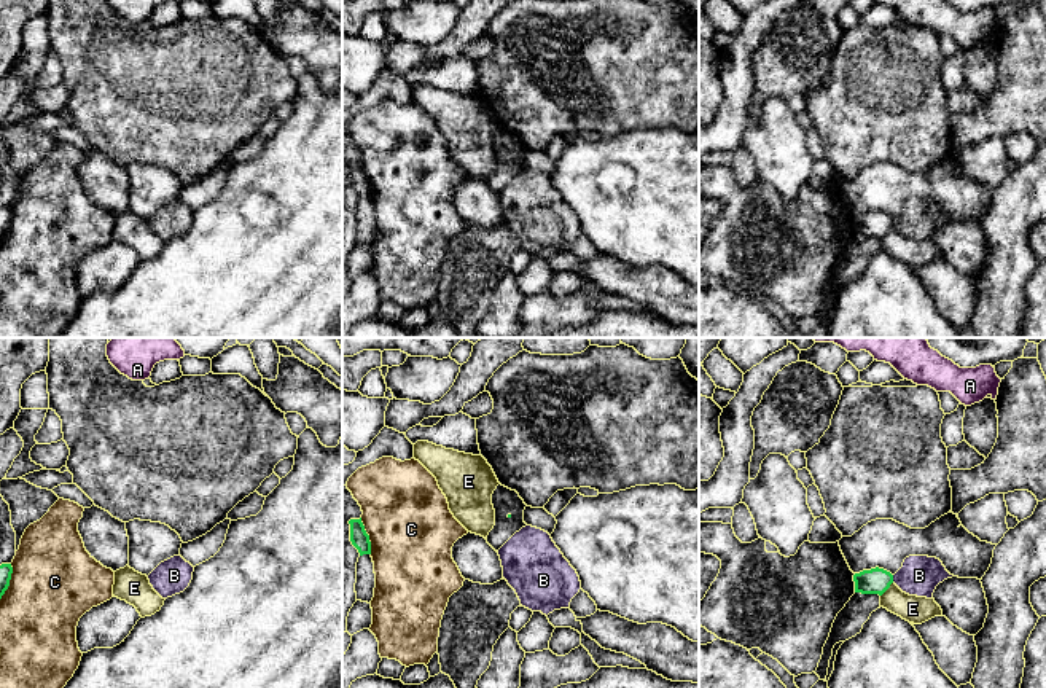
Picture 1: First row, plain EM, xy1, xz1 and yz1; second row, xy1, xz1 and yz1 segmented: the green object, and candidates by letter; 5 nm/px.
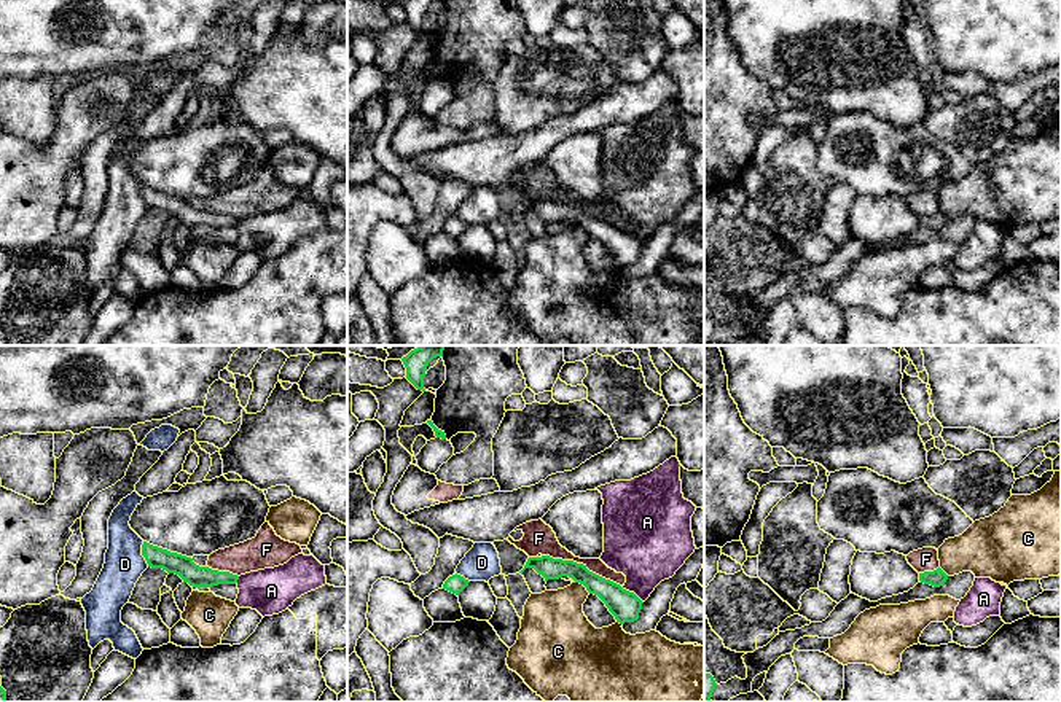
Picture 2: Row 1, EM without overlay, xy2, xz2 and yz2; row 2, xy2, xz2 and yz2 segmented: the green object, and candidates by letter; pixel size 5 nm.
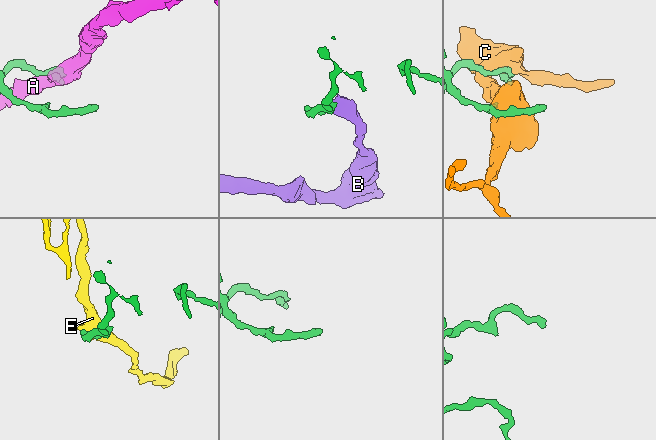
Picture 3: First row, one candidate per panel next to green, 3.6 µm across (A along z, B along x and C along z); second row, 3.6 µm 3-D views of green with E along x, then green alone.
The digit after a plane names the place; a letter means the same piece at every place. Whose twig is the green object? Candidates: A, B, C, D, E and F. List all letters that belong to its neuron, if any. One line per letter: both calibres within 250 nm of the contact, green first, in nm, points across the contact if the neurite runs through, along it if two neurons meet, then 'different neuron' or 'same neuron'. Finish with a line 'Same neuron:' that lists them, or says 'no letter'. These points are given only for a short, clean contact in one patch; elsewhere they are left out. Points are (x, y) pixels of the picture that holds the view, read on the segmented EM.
A: calibres 150 and 380 nm; border xz2 (620, 586), (631, 591), (642, 602); different neuron
B: calibres 130 and 200 nm; way yz1 (876, 580), (892, 578), (914, 578), (919, 575); same neuron
C: calibres 150 and 320 nm; different neuron
D: calibres 110 and 200 nm; different neuron
E: calibres 130 and 140 nm; different neuron
F: calibres 130 and 150 nm; different neuron
Same neuron: B

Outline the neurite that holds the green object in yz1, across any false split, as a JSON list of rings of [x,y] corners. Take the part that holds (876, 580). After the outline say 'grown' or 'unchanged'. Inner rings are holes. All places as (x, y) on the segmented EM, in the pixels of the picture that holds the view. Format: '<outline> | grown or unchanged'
[[[909,556],[895,575],[876,567],[855,573],[853,581],[855,592],[861,594],[882,596],[895,583],[909,596],[933,599],[936,586],[952,577],[936,557]]] | grown

